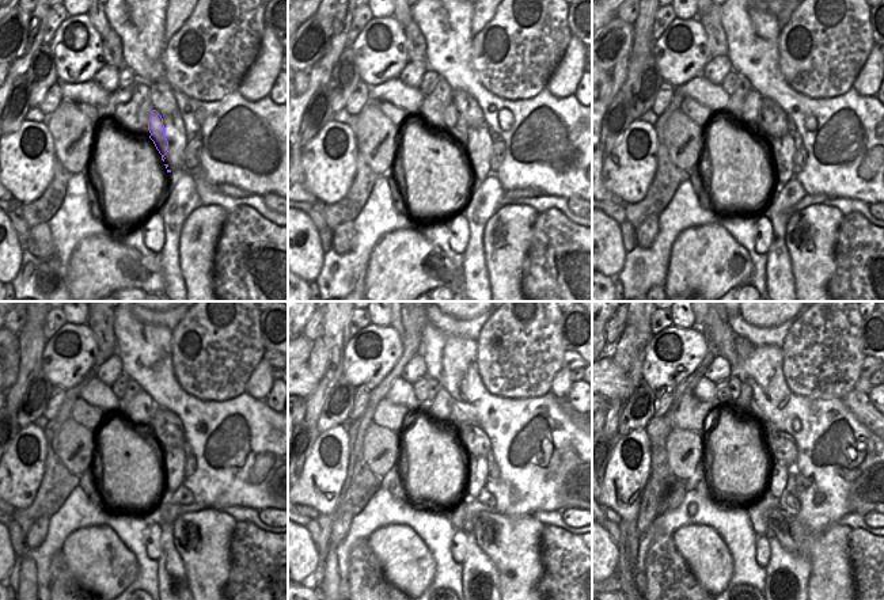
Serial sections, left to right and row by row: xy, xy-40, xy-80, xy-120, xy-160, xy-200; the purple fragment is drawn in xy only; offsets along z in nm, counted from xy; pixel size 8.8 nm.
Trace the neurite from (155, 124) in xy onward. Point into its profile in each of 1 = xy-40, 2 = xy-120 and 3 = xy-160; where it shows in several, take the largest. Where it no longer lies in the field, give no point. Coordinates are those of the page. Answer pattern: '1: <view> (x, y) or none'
1: xy-40 (459, 129)
2: xy-120 (141, 409)
3: xy-160 (440, 409)

